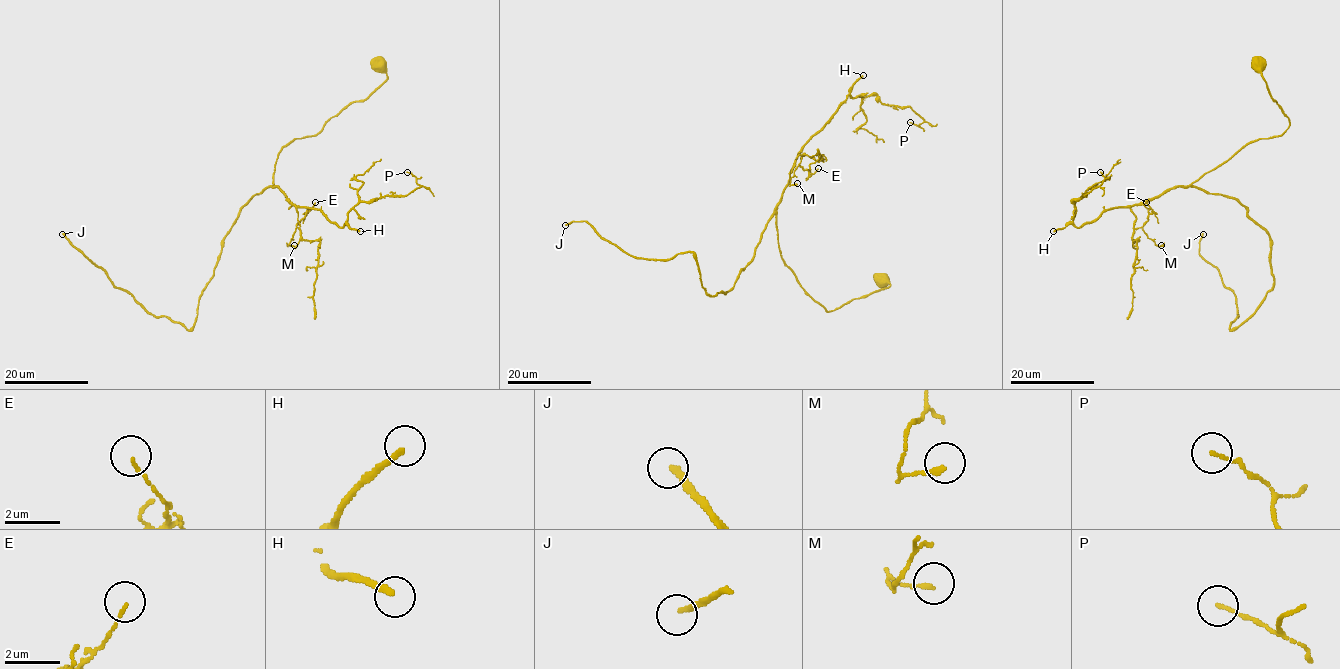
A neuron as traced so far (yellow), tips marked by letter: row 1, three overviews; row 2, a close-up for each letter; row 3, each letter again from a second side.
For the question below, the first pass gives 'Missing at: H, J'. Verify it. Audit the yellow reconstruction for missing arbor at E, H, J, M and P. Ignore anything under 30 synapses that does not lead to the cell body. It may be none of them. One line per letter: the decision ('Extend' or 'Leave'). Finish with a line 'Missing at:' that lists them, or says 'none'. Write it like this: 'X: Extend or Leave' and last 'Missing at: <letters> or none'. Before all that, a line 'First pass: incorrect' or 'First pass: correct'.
First pass: correct
E: Leave
H: Extend
J: Extend
M: Leave
P: Leave
Missing at: H, J

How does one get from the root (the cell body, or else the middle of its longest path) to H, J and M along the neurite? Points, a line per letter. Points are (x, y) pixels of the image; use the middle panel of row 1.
H: (881, 279), (883, 274), (890, 285), (827, 311), (801, 286), (778, 242), (778, 202), (798, 153), (863, 75)
J: (881, 279), (827, 311), (782, 258), (776, 213), (713, 296), (692, 252), (636, 258), (565, 225)
M: (881, 279), (890, 285), (831, 311), (804, 290), (781, 256), (777, 228), (799, 153), (789, 184), (797, 183)

